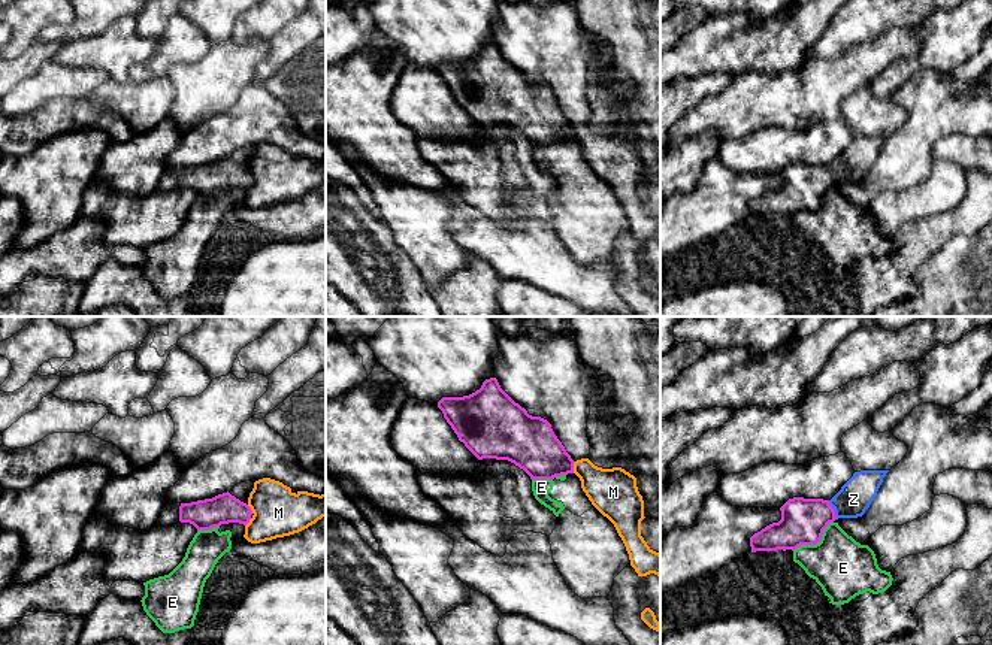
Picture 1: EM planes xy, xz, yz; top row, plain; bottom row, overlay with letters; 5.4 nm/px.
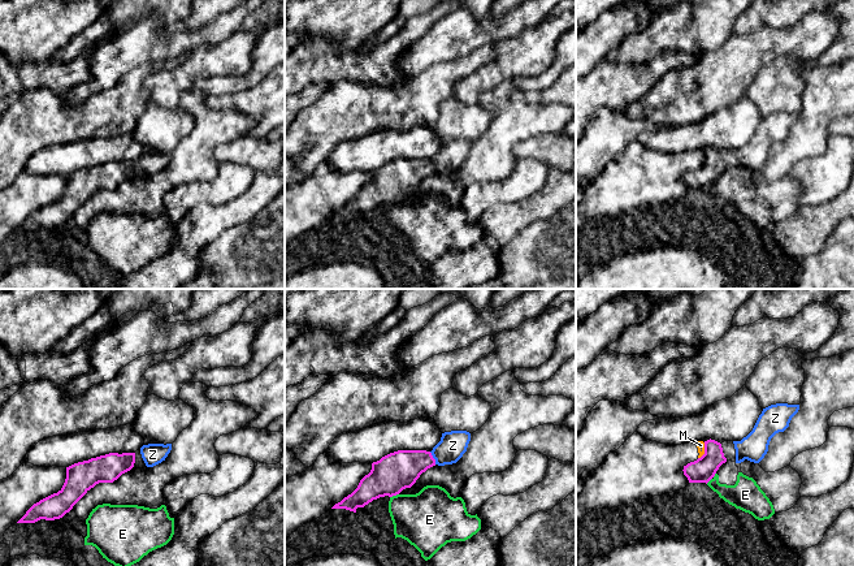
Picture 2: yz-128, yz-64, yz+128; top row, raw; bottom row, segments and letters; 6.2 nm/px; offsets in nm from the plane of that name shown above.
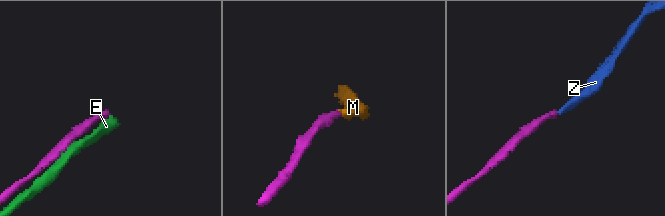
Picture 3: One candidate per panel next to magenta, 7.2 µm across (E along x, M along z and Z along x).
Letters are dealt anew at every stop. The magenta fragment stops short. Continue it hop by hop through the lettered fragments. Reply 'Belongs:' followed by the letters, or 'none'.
Belongs: Z

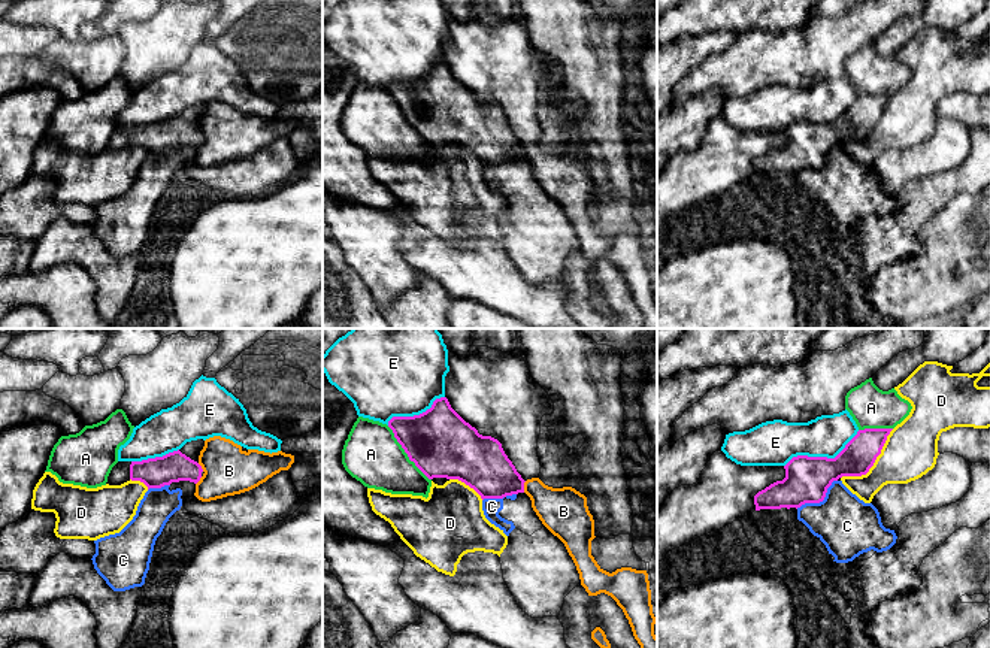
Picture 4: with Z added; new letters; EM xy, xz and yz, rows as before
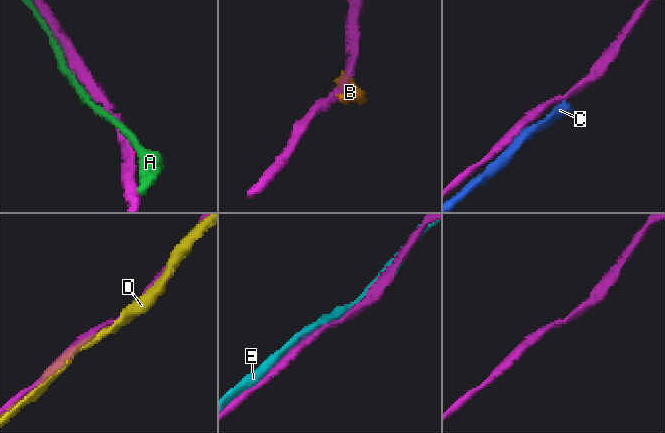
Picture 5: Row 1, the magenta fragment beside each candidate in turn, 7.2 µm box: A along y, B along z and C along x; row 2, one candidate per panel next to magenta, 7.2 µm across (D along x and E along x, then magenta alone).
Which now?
Belongs: none

